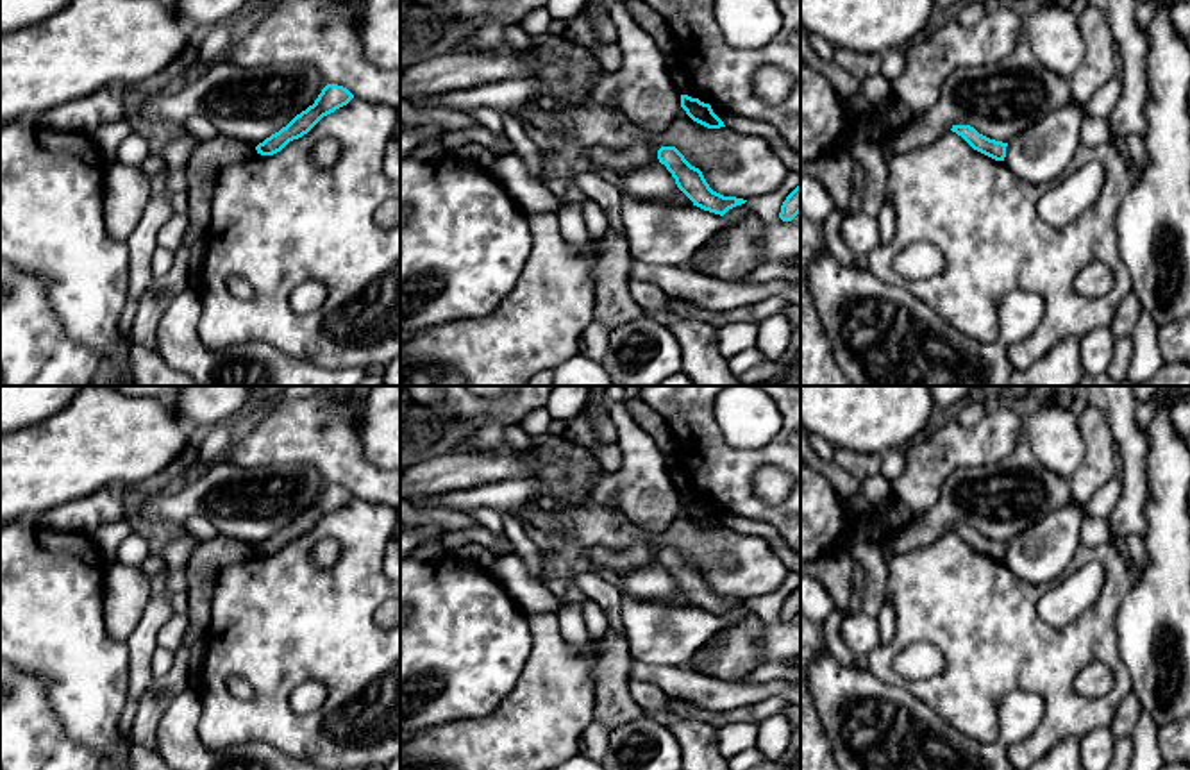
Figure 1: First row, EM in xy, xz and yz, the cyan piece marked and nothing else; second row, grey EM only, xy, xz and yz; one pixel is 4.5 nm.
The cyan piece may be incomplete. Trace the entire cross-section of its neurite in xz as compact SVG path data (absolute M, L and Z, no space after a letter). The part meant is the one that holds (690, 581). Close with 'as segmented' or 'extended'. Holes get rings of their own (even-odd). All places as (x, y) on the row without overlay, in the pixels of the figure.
M661 547L658 559L675 579L677 588L693 602L693 606L724 616L729 609L745 604L736 597L724 597L709 588L702 572L691 566L675 547Z; as segmented

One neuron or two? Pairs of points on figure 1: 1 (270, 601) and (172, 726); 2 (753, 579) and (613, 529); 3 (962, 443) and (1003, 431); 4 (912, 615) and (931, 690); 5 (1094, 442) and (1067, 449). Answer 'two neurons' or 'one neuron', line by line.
1: two neurons
2: one neuron
3: one neuron
4: one neuron
5: two neurons

